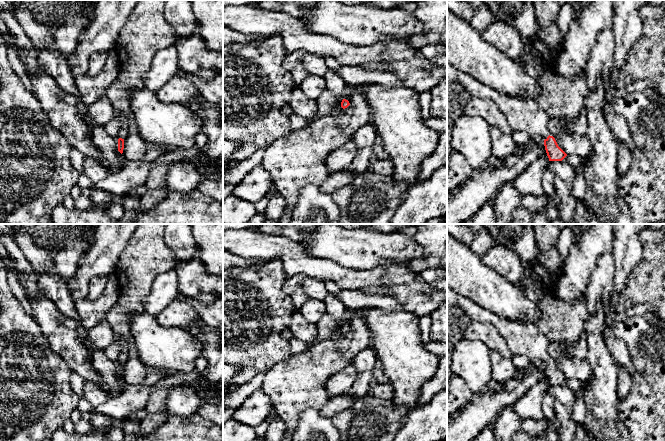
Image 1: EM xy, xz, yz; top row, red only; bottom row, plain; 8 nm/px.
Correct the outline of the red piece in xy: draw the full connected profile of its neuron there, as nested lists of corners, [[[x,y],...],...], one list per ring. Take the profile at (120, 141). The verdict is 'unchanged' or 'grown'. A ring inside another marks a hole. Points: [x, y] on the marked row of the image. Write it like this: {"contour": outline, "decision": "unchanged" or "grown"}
{"contour": [[[115,111],[113,119],[118,120],[121,125],[119,131],[120,138],[118,139],[118,151],[122,154],[124,149],[124,138],[129,133],[129,118],[125,114]]], "decision": "grown"}

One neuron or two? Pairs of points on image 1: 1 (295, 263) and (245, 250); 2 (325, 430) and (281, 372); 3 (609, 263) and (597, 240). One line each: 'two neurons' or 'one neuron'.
1: one neuron
2: two neurons
3: two neurons

